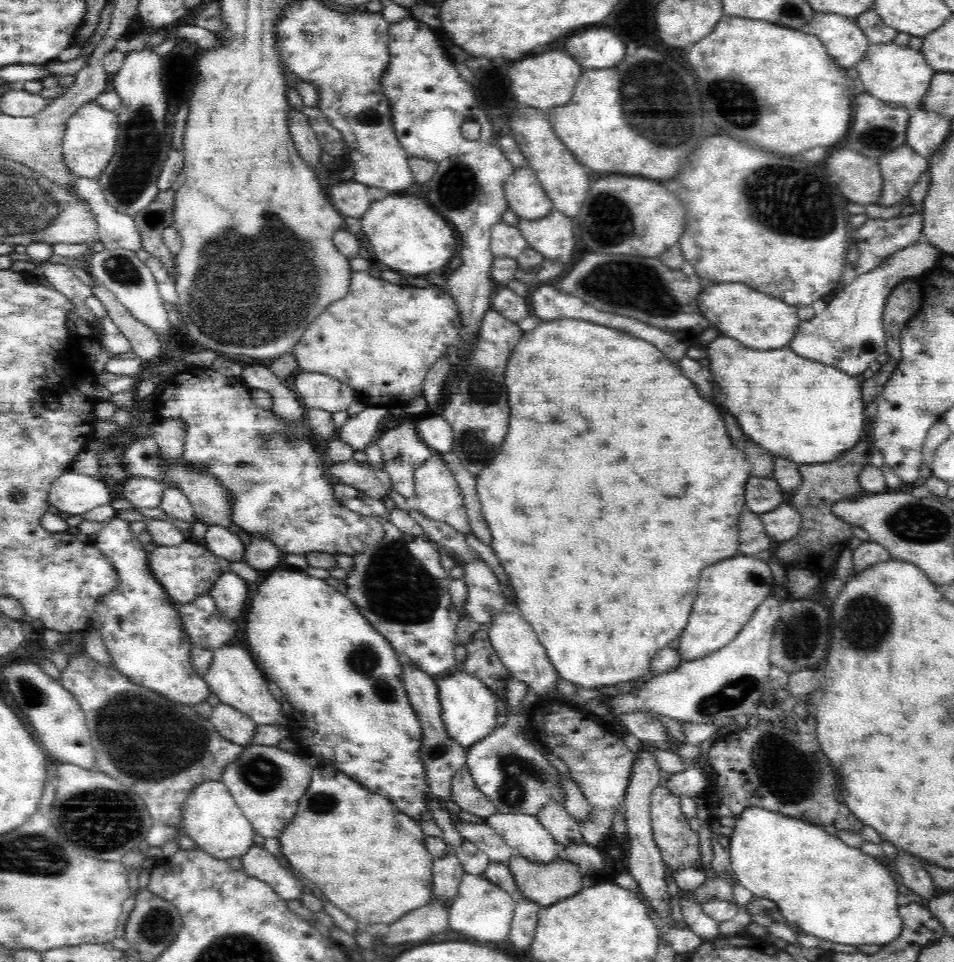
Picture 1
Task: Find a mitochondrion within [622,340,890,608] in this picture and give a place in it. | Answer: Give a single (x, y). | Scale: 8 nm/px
(754, 578)

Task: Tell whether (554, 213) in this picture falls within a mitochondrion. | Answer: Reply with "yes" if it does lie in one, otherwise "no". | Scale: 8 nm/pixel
no

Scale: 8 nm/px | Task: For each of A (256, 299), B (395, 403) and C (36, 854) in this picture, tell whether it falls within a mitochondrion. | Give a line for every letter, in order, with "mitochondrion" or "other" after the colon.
A: mitochondrion
B: other
C: mitochondrion

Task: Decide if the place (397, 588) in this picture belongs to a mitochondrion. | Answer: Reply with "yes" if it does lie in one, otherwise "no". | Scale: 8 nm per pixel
yes

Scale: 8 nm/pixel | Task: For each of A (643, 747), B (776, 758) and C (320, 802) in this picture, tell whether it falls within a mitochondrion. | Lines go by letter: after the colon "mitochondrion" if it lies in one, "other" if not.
A: other
B: mitochondrion
C: mitochondrion

